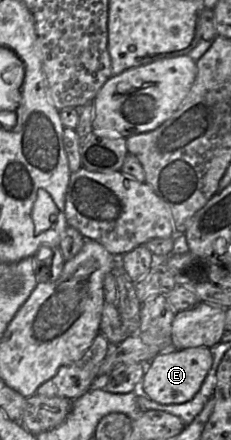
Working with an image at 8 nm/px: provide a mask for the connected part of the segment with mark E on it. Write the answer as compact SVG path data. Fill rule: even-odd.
M208 347L177 349L158 354L147 364L140 393L160 404L182 404L194 398L200 390L213 364L213 354Z

